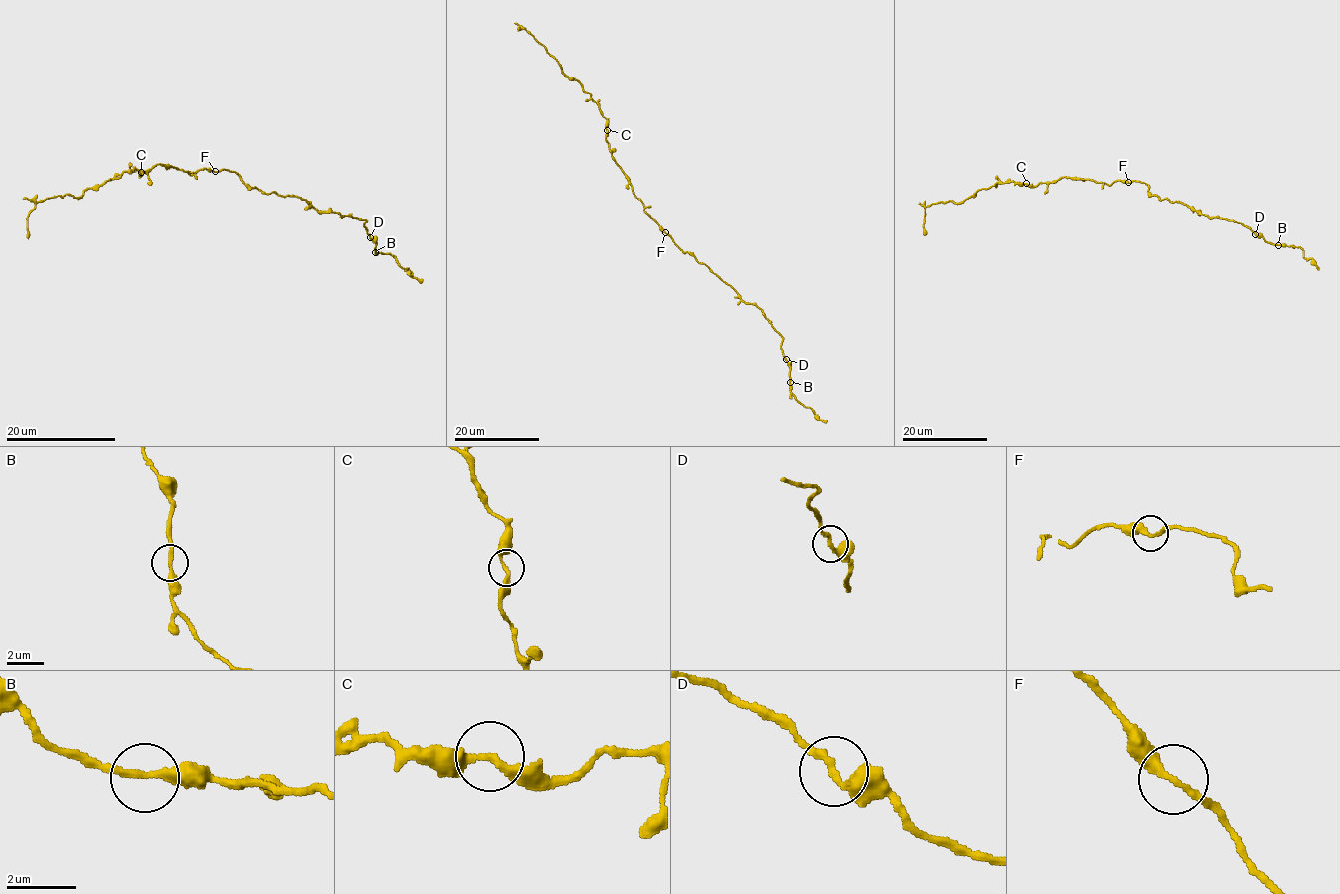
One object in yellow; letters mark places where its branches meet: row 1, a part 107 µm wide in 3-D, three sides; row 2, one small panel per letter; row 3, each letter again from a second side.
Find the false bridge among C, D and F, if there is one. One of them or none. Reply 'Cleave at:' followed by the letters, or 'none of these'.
Cleave at: none of these

